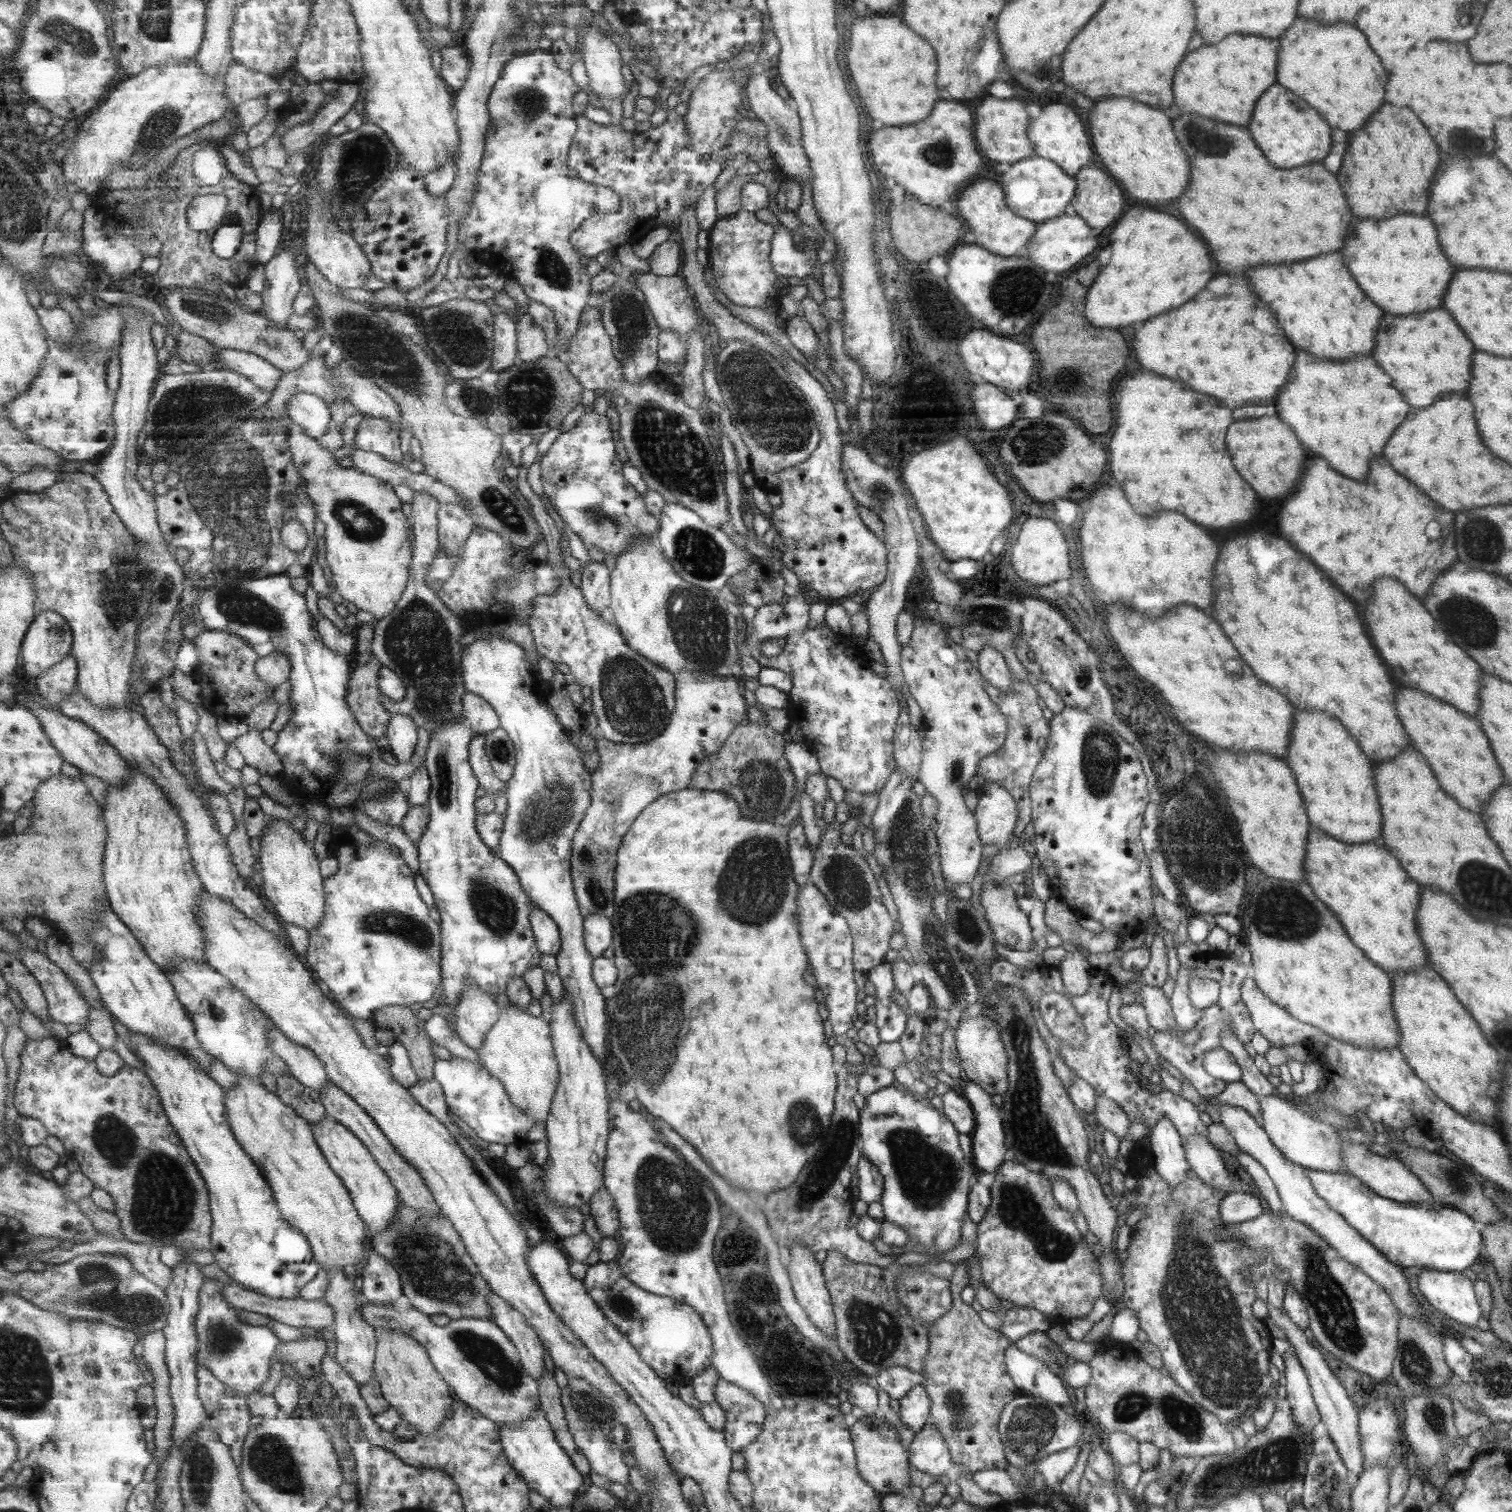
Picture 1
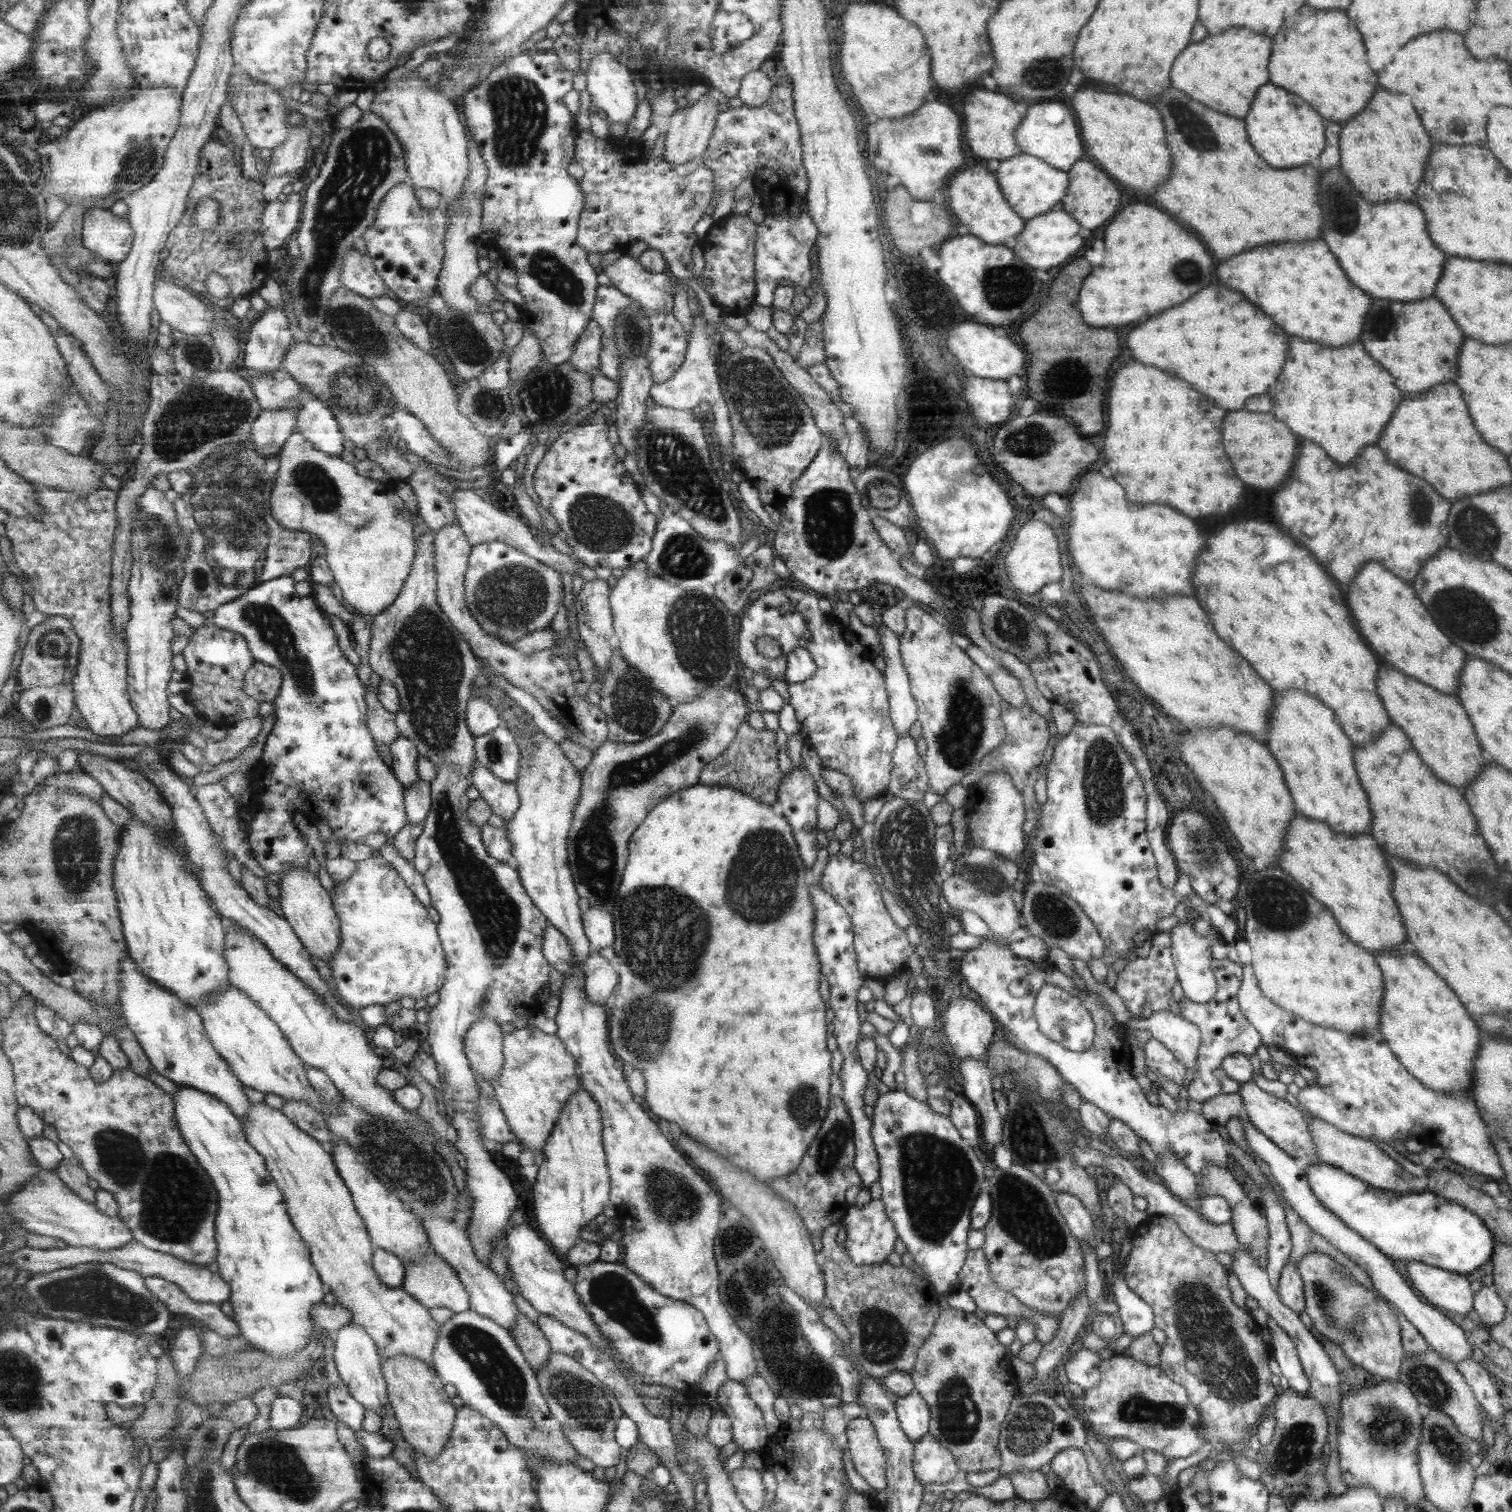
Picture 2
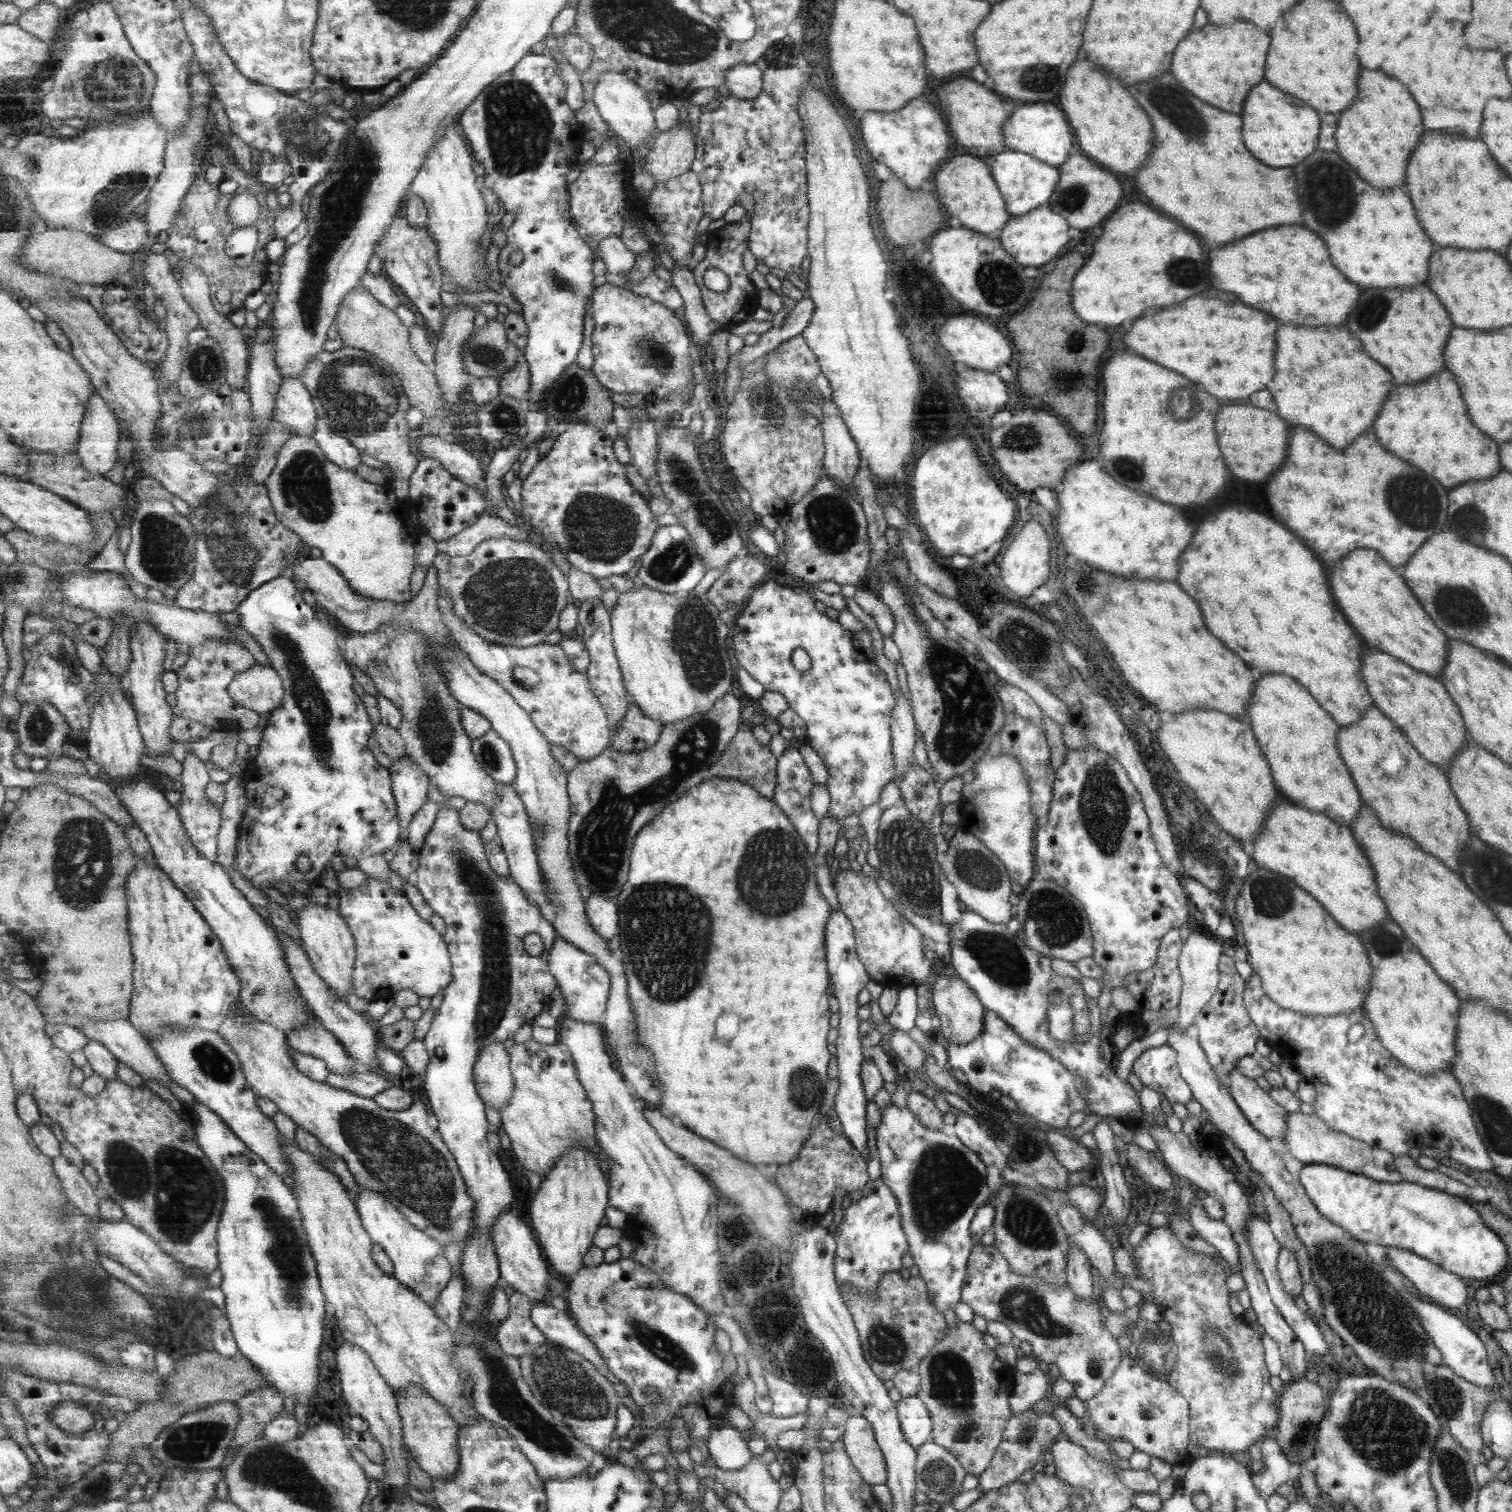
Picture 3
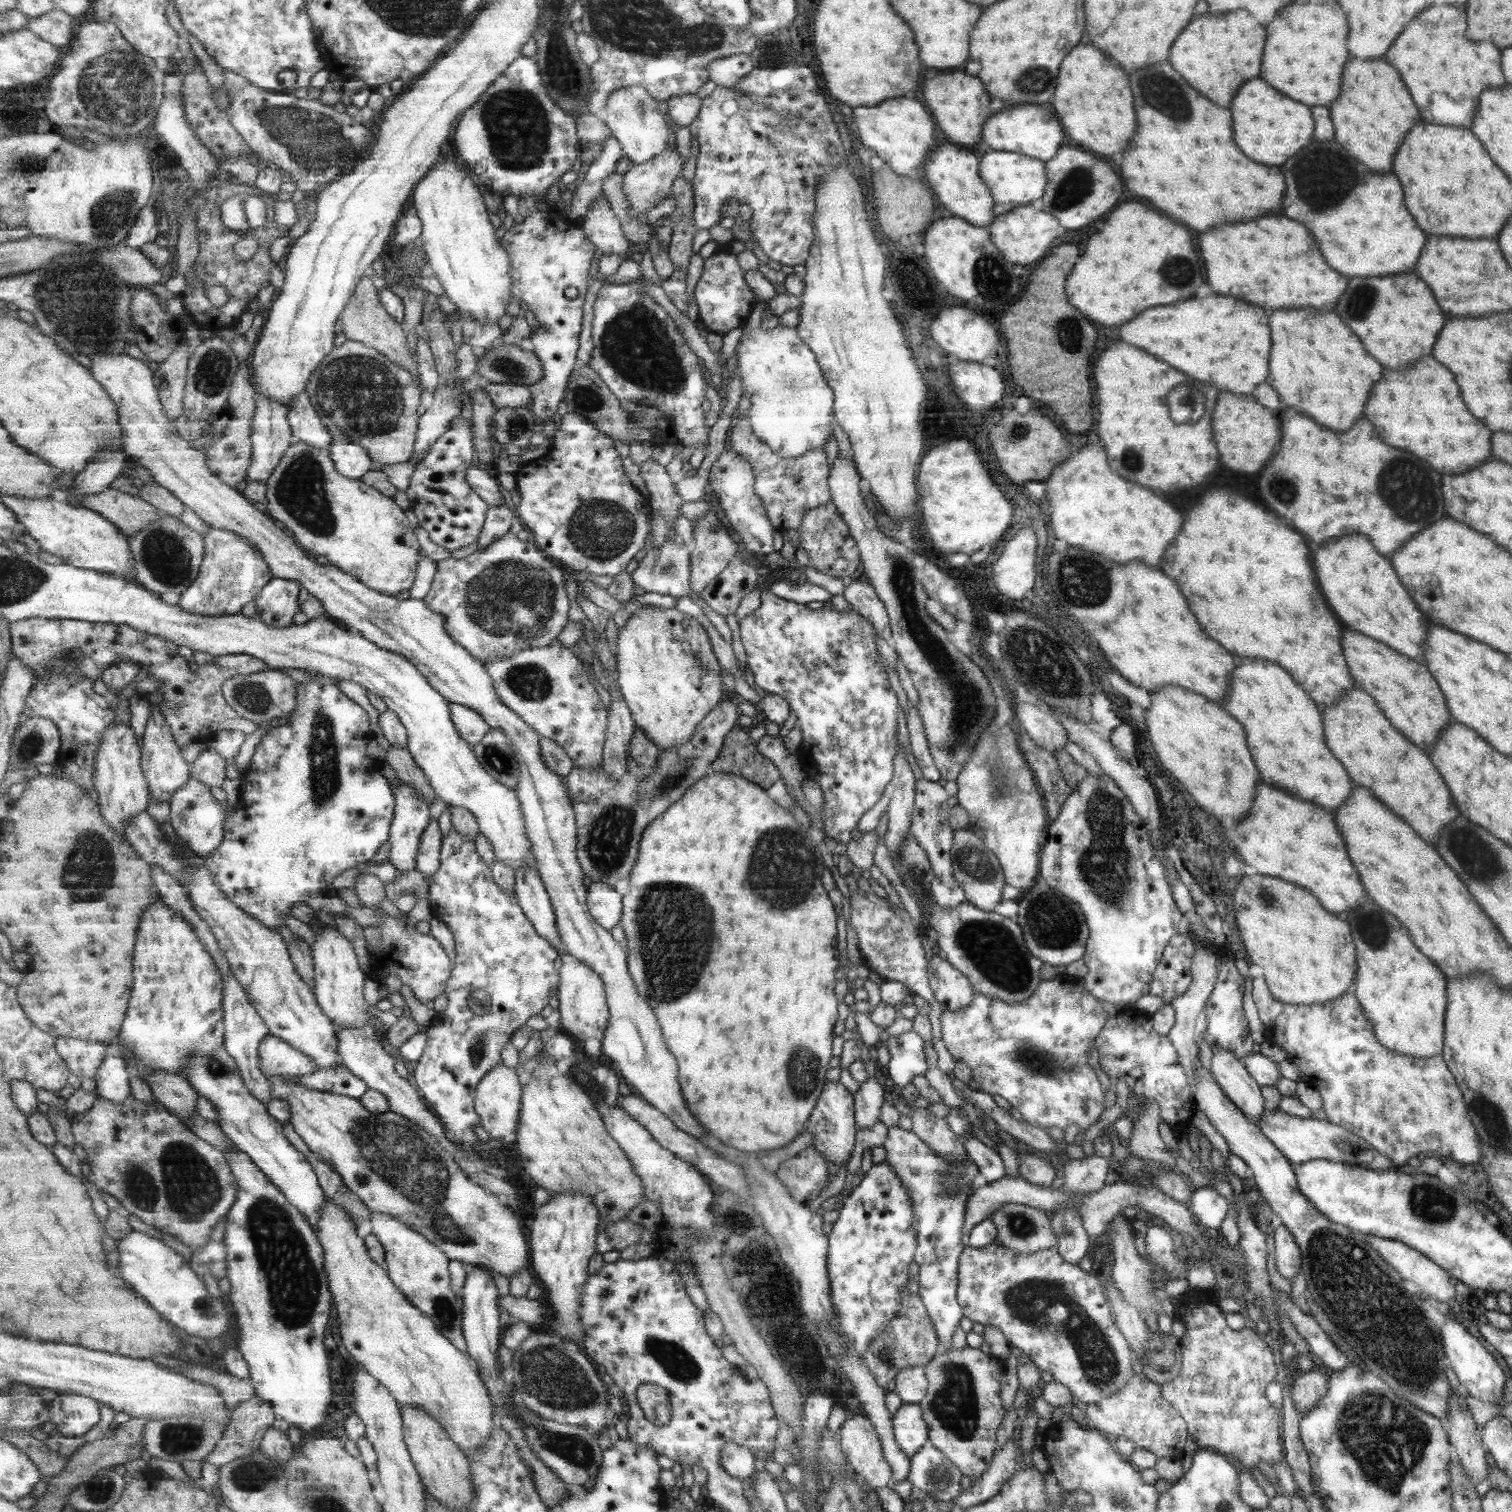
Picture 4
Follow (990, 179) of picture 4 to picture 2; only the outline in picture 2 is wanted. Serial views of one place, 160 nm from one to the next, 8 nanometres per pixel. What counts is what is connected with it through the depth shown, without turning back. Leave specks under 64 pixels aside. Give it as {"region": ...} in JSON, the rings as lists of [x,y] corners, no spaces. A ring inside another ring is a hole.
{"region":[[[1023,153],[998,162],[998,169],[994,175],[997,176],[1001,192],[1004,192],[1011,208],[1025,221],[1051,210],[1053,205],[1063,198],[1069,182],[1066,172],[1053,168],[1048,162],[1035,156]]]}

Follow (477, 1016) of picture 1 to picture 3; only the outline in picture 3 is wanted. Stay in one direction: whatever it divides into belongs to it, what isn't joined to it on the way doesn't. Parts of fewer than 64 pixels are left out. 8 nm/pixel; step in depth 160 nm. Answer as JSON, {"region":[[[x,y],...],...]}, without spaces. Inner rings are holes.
{"region":[[[503,1042],[486,1046],[475,1067],[476,1087],[485,1101],[501,1111],[513,1098],[516,1080],[512,1071],[512,1056]]]}

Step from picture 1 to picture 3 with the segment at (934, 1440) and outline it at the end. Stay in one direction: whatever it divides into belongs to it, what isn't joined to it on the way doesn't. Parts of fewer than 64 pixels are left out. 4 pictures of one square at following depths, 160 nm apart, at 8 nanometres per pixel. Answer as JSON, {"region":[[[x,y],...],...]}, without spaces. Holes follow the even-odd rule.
{"region":[[[931,1440],[916,1449],[915,1485],[928,1500],[948,1504],[962,1491],[962,1466],[947,1450]]]}

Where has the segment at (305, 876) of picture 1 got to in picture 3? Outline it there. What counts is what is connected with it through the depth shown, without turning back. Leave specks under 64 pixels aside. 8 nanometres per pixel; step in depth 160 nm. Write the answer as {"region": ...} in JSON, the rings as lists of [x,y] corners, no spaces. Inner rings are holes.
{"region":[[[308,902],[303,910],[294,914],[299,926],[301,938],[304,940],[304,950],[307,952],[313,967],[324,981],[332,988],[341,1000],[345,1000],[353,993],[354,974],[357,961],[356,938],[348,926],[348,922],[341,916],[340,911],[334,911],[325,906]]]}

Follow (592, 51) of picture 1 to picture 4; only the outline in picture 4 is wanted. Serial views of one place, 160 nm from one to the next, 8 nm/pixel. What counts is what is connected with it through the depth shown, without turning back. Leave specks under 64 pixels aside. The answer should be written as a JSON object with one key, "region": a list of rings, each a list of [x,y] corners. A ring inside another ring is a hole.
{"region":[[[633,86],[614,92],[605,110],[605,124],[623,145],[624,154],[635,165],[645,164],[670,148],[672,132],[667,121],[668,116],[659,110],[659,101],[645,87]]]}

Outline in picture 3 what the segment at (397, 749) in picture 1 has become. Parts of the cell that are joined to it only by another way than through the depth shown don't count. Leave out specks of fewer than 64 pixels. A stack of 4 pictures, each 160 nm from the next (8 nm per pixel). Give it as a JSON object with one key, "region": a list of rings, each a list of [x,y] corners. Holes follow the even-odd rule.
{"region":[[[410,756],[395,760],[390,771],[402,828],[400,838],[408,840],[411,821],[429,800],[430,778]]]}

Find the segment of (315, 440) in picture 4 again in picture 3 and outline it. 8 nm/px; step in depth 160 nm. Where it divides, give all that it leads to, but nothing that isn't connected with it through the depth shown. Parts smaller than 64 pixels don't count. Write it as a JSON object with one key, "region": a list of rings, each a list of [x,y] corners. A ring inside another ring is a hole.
{"region":[[[299,377],[284,379],[273,418],[283,423],[293,436],[315,435],[318,413],[310,390]]]}

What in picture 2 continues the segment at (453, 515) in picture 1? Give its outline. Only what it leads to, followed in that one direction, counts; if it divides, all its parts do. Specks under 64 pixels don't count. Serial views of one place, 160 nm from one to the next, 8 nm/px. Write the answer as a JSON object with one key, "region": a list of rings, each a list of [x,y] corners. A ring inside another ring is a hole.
{"region":[[[456,520],[443,530],[436,532],[434,543],[439,603],[456,629],[471,644],[472,651],[478,660],[484,666],[490,666],[492,672],[503,676],[513,686],[533,695],[542,708],[562,724],[569,740],[593,752],[599,750],[610,740],[608,716],[600,704],[592,703],[587,696],[579,696],[579,690],[575,688],[577,682],[573,678],[574,672],[571,672],[568,660],[553,649],[545,649],[530,655],[522,653],[513,645],[490,635],[469,610],[465,600],[465,583],[473,547],[469,544],[469,539],[460,522]]]}

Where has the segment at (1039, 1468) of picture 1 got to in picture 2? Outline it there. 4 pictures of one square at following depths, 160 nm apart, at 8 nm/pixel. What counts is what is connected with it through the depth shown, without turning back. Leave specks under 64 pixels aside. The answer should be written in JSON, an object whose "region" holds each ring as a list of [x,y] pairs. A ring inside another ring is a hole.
{"region":[[[1077,1448],[1059,1450],[1048,1464],[1061,1479],[1062,1488],[1070,1491],[1077,1500],[1093,1511],[1100,1507],[1109,1494],[1100,1484],[1093,1482],[1086,1469],[1085,1456]]]}

